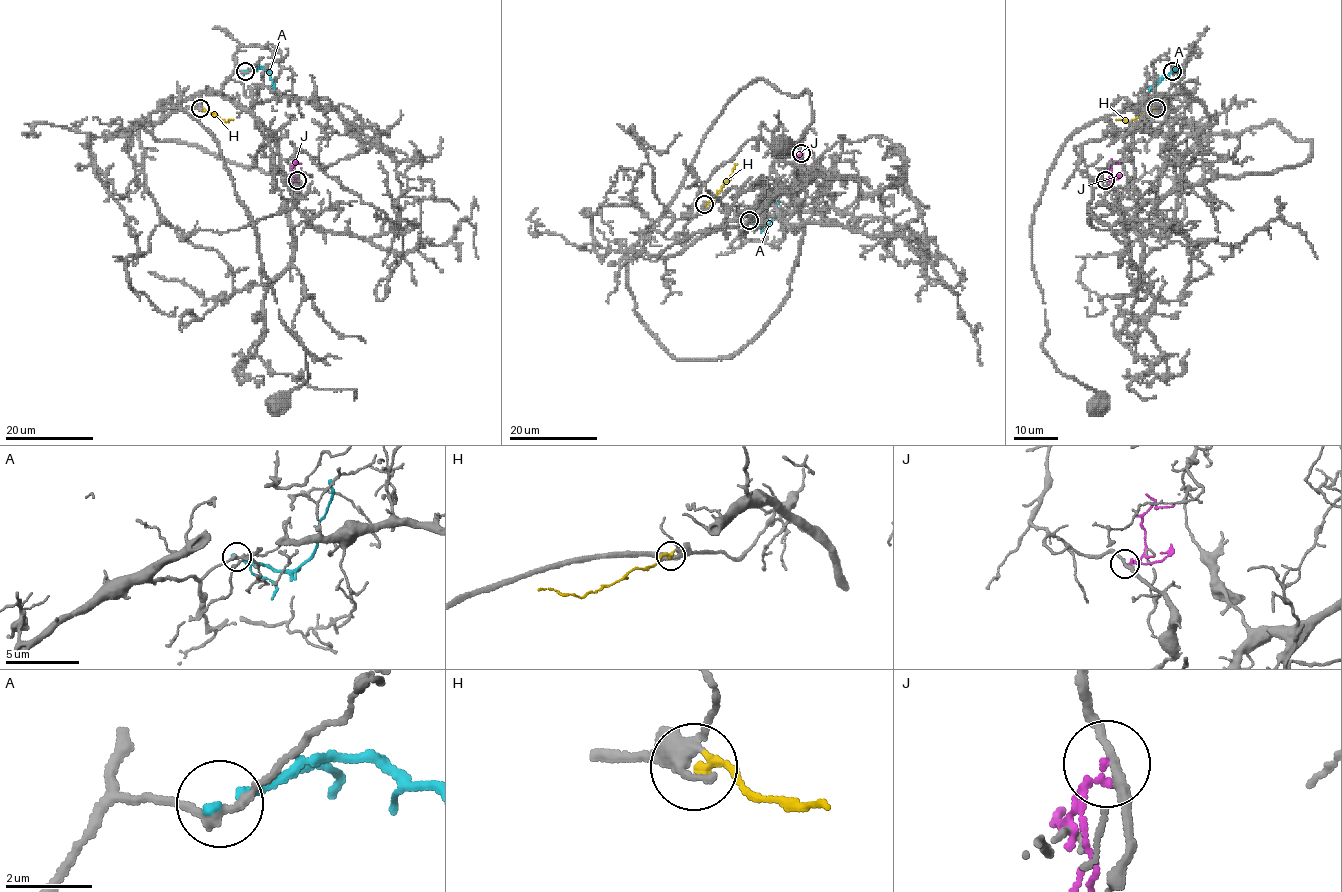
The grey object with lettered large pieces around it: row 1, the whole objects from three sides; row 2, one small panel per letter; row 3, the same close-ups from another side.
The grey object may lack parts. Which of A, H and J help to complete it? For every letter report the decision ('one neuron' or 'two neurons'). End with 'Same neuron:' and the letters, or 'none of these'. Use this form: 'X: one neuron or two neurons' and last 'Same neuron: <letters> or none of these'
A: two neurons
H: one neuron
J: two neurons
Same neuron: H

